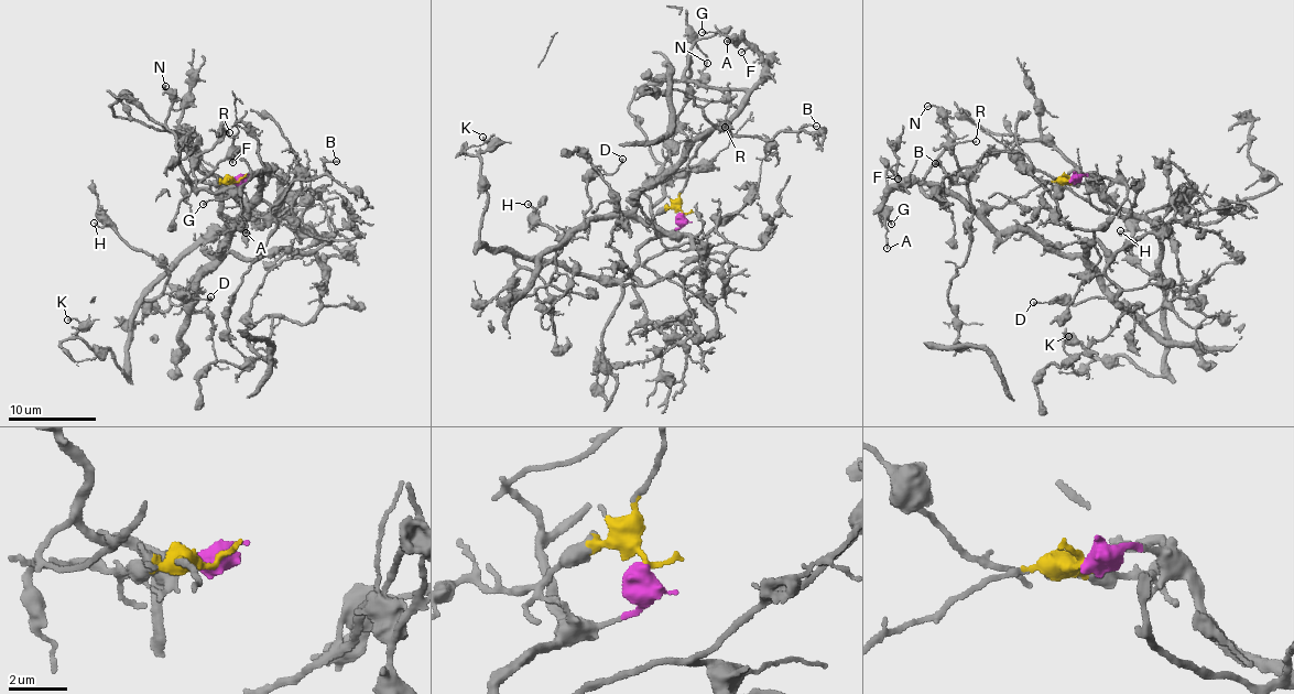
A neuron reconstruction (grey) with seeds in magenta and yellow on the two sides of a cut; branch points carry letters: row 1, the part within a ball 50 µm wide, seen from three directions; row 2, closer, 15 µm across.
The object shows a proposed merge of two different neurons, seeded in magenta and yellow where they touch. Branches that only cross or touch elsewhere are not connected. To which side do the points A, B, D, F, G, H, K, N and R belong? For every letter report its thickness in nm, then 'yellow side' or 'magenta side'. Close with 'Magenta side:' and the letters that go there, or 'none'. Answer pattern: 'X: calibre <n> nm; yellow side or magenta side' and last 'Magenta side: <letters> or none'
A: calibre 110 nm; yellow side
B: calibre 120 nm; yellow side
D: calibre 120 nm; yellow side
F: calibre 110 nm; yellow side
G: calibre 140 nm; yellow side
H: calibre 120 nm; magenta side
K: calibre 130 nm; magenta side
N: calibre 120 nm; yellow side
R: calibre 140 nm; yellow side
Magenta side: H, K

